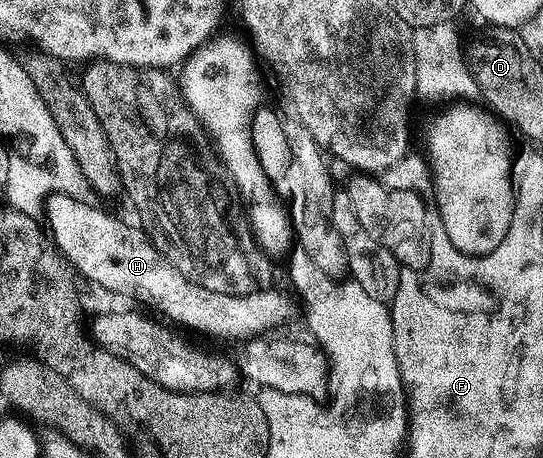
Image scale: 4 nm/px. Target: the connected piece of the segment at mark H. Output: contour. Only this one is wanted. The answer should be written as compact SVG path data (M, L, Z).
M51 193L44 206L44 217L50 220L49 232L61 256L71 266L74 264L92 284L110 293L131 297L147 305L142 306L147 310L155 309L150 310L155 314L163 313L158 315L175 326L183 325L178 326L183 330L191 329L194 333L219 337L222 341L245 343L270 335L266 333L280 328L294 313L295 298L289 292L286 294L278 289L263 287L248 295L224 295L192 283L192 279L180 275L180 271L168 263L141 224L129 225L94 205L77 201L70 193Z

